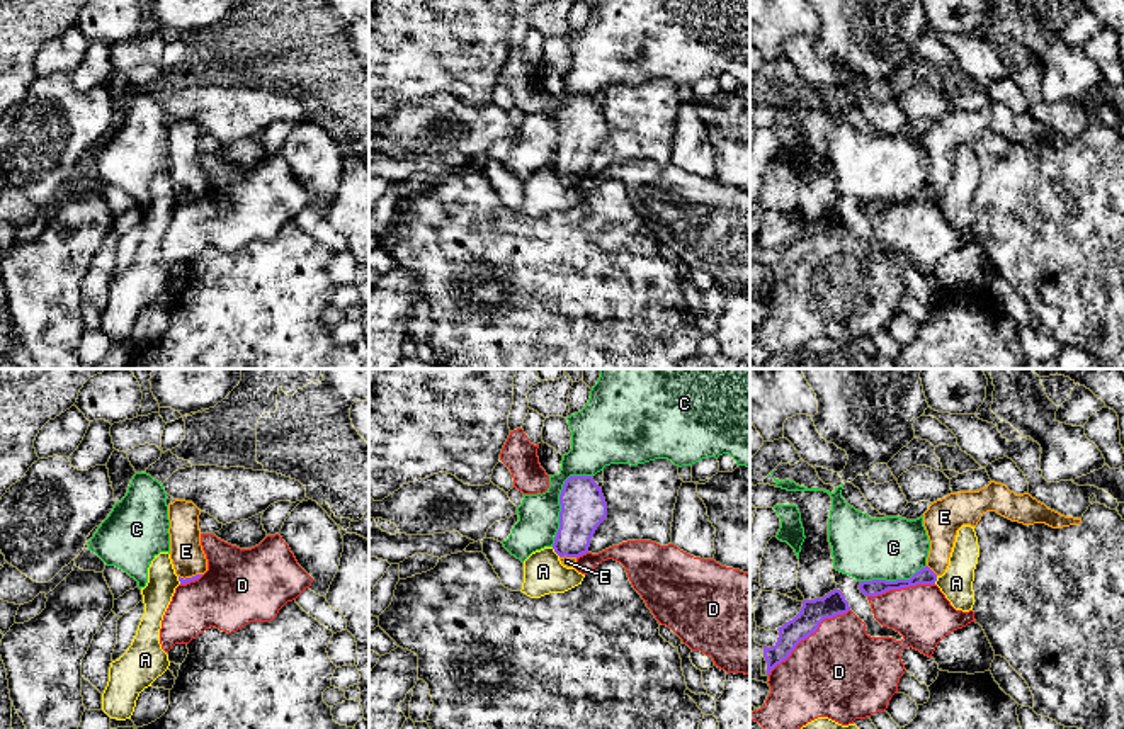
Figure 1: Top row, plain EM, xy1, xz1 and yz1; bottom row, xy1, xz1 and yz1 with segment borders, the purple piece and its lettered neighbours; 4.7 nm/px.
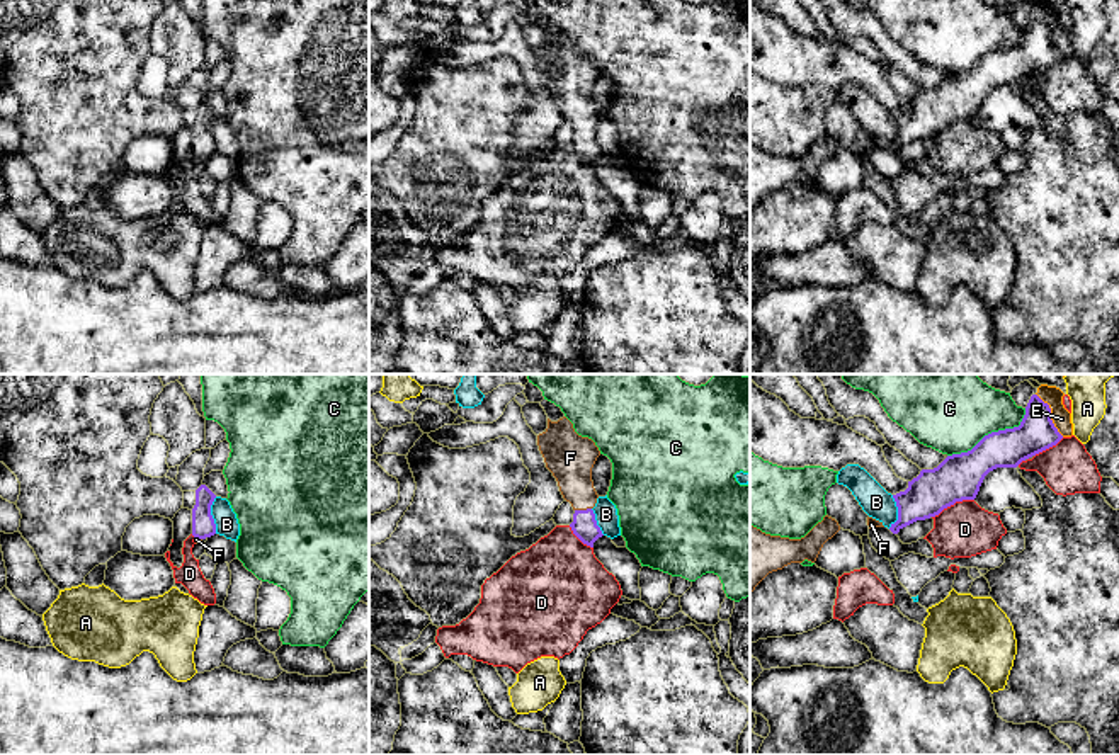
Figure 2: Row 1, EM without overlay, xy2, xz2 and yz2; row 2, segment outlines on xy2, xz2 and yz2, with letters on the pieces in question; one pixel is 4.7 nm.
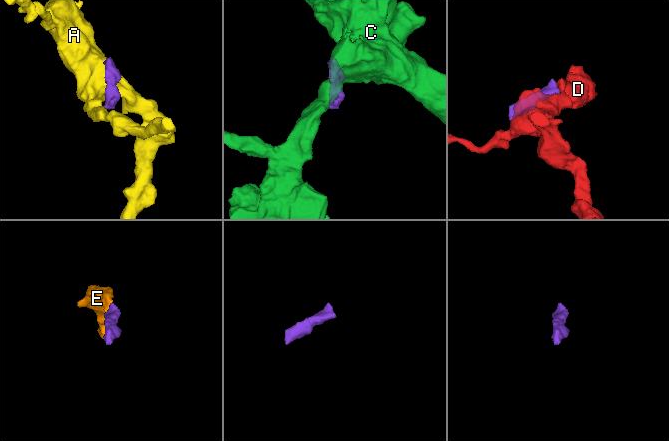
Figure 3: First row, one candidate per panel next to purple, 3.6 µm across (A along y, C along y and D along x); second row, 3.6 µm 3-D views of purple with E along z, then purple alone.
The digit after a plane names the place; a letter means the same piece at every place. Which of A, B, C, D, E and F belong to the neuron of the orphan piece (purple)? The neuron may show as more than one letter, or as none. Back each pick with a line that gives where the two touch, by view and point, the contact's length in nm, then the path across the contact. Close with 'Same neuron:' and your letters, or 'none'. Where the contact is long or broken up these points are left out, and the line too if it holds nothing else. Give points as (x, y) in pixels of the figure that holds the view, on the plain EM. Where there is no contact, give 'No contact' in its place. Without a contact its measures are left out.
E: Touches purple at yz2 (1050, 34). Shared border 240 nm. Path across: yz2 (1009, 67), (1022, 62), (1050, 34), (1051, 14)
F: Touches purple at xz2 (582, 130). Shared border 80 nm. Path across: xz2 (584, 145), (582, 130), (582, 114), (570, 79)
Same neuron: E, F

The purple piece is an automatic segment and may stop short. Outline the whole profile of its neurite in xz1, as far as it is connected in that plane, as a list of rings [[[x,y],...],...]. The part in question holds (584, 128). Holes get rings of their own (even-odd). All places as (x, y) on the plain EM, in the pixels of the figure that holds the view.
[[[570,95],[559,114],[559,148],[553,168],[566,187],[588,172],[590,158],[607,136],[602,107],[592,95]]]

